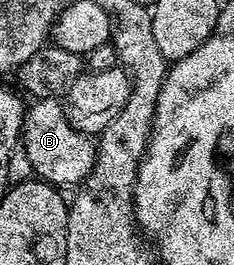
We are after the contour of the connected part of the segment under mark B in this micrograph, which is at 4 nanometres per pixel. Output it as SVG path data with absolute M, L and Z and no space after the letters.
M42 98L28 104L23 128L23 148L27 157L31 157L36 178L44 179L58 189L73 189L84 183L91 173L97 160L97 148L90 136L73 128L66 108L57 103L56 98Z

